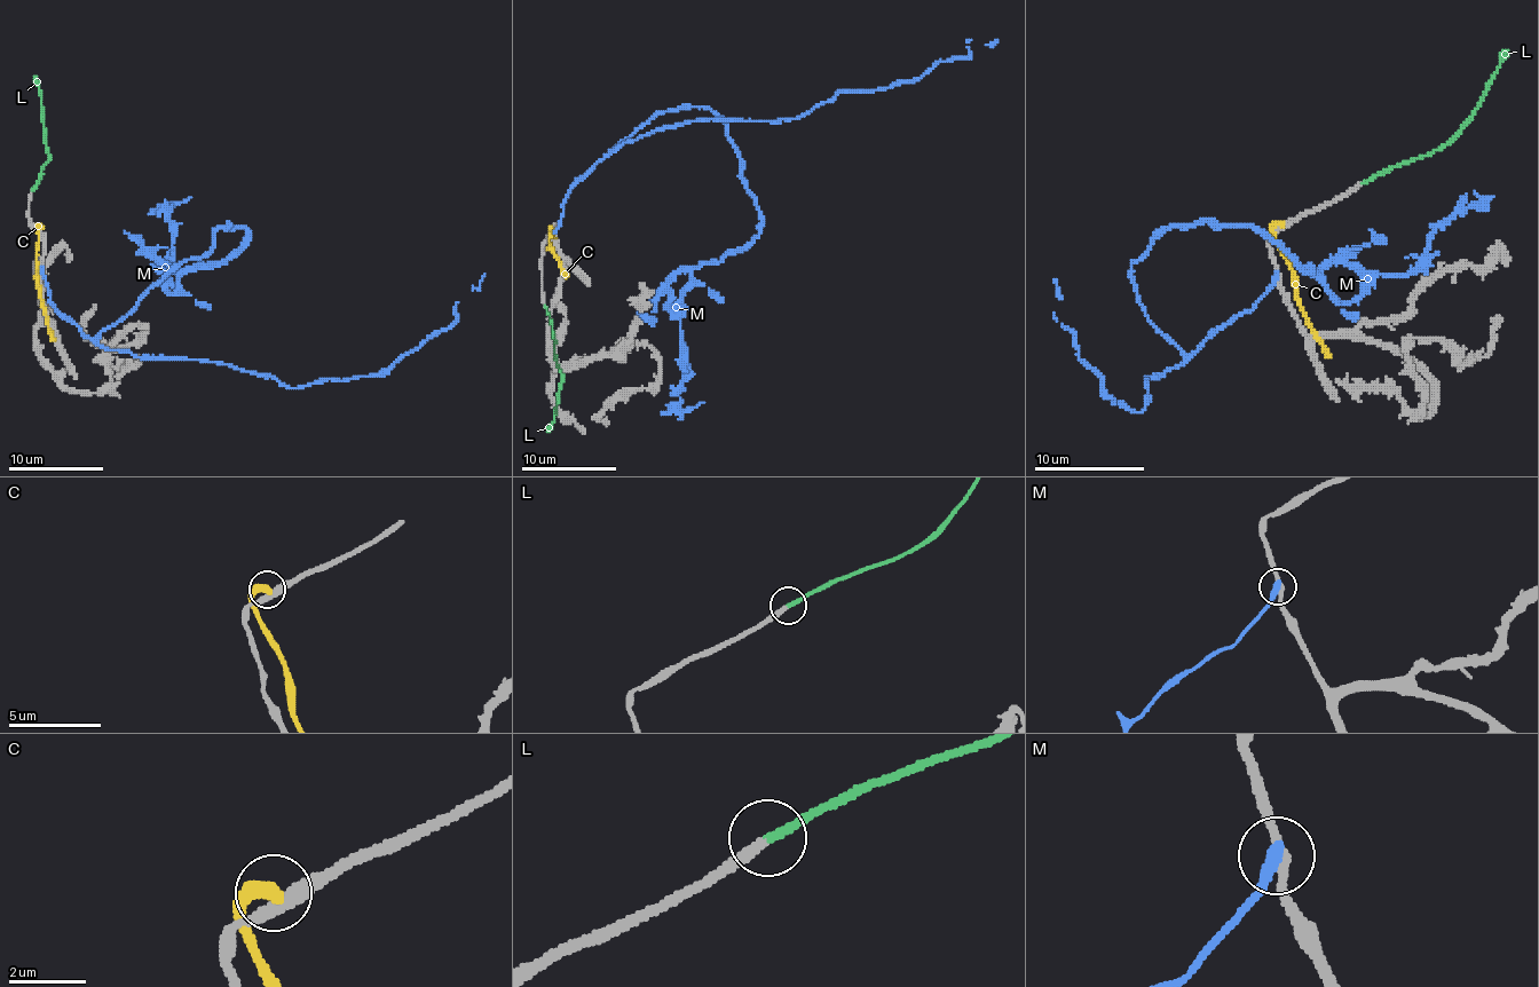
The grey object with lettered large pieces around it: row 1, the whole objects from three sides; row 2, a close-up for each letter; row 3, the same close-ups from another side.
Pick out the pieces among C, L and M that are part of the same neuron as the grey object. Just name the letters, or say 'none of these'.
L

